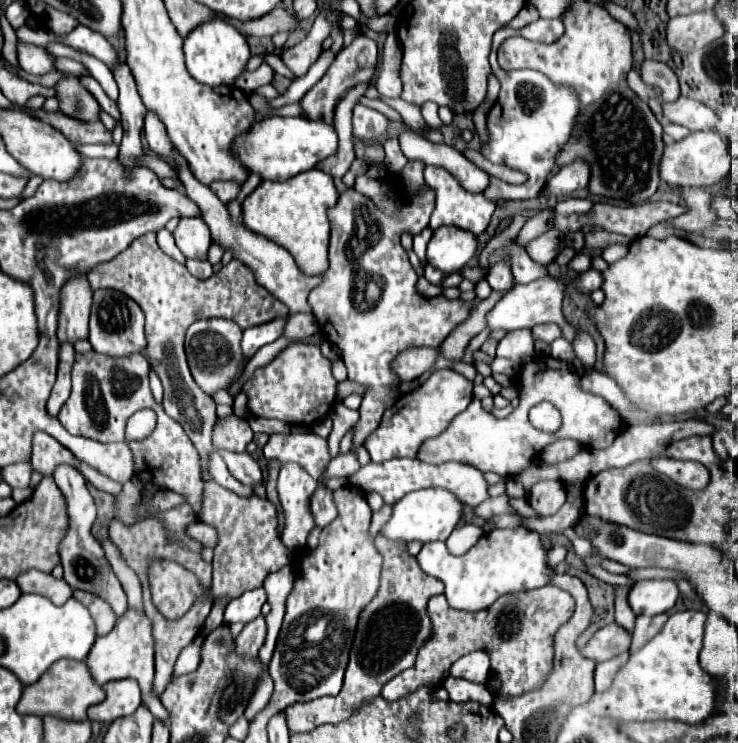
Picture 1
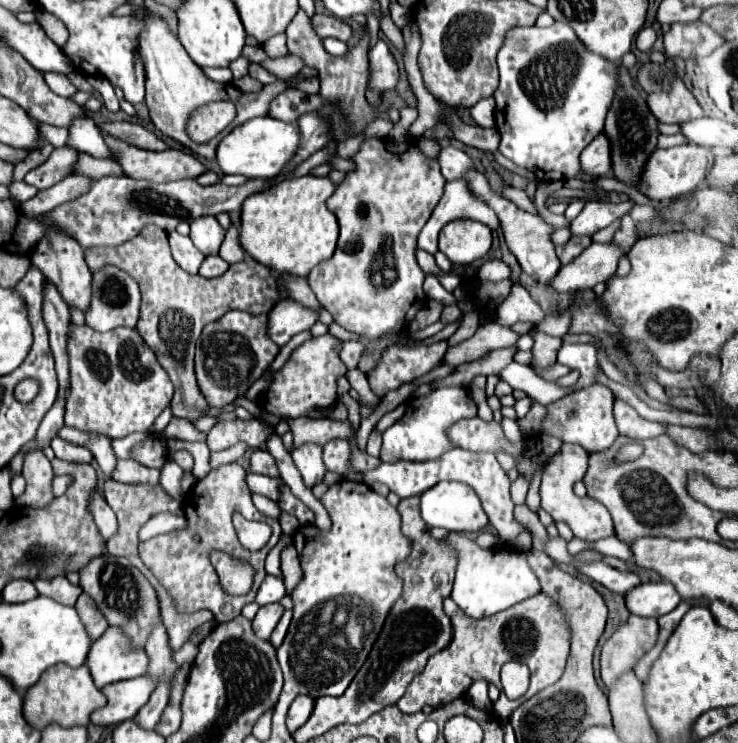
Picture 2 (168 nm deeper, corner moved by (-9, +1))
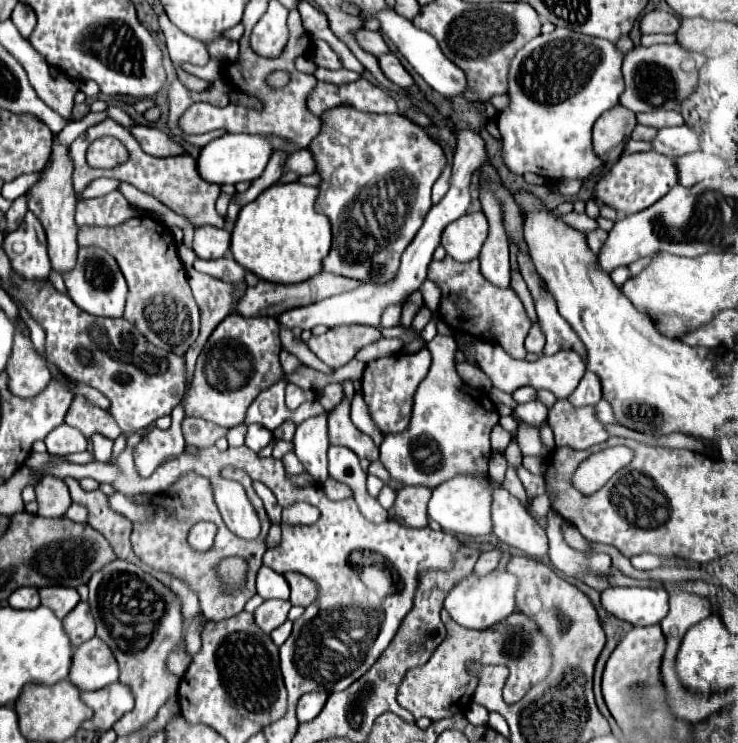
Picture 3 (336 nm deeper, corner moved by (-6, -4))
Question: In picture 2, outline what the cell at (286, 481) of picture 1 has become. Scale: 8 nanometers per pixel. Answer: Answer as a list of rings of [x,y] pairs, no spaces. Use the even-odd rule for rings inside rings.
[[[301,444],[295,448],[295,452],[291,456],[309,488],[313,488],[315,484],[319,484],[323,480],[327,468],[321,460],[323,448],[319,444]]]

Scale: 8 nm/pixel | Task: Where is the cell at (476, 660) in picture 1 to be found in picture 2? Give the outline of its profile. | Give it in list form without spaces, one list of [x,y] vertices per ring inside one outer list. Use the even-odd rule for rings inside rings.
[[[477,680],[477,682],[469,688],[467,700],[469,700],[471,706],[475,706],[475,708],[479,708],[479,710],[483,710],[483,712],[487,712],[487,710],[493,708],[493,704],[491,704],[491,700],[489,700],[489,696],[487,696],[487,682],[485,682],[485,680]]]

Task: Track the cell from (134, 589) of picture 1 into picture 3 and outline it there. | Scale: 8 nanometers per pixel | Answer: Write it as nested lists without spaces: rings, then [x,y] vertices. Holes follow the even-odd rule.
[[[70,505],[70,509],[64,513],[68,519],[76,521],[76,523],[88,523],[88,509],[84,509],[84,505]]]

